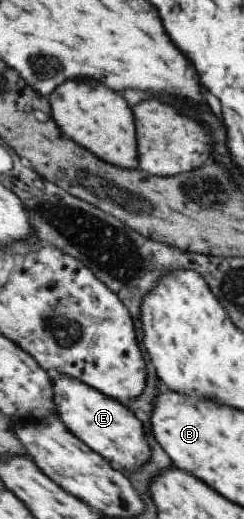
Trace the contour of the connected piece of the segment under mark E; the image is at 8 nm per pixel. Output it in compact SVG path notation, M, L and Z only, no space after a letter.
M53 368L48 369L51 379L55 381L54 401L59 407L59 417L67 428L77 437L82 438L104 458L117 462L122 470L137 470L151 456L151 445L147 441L143 421L138 418L125 403L105 395L95 386L83 382L81 378L67 376Z

